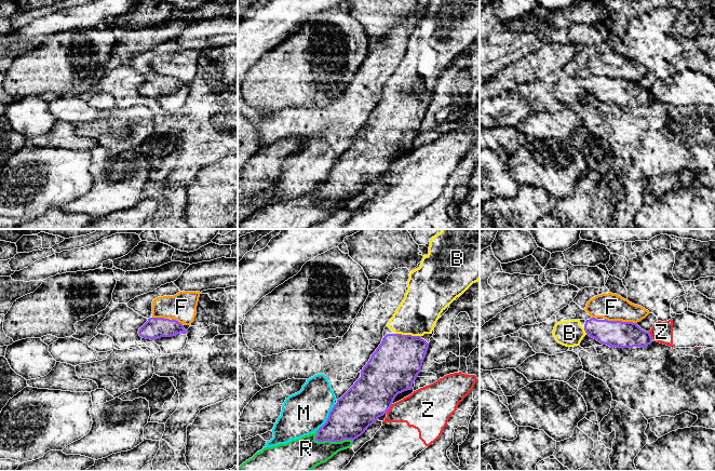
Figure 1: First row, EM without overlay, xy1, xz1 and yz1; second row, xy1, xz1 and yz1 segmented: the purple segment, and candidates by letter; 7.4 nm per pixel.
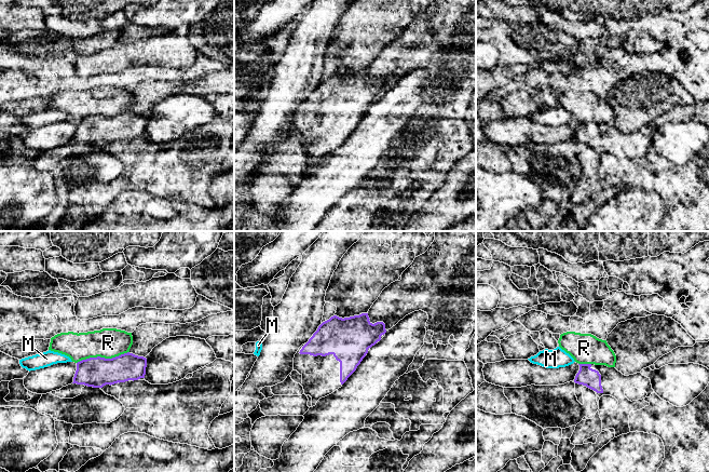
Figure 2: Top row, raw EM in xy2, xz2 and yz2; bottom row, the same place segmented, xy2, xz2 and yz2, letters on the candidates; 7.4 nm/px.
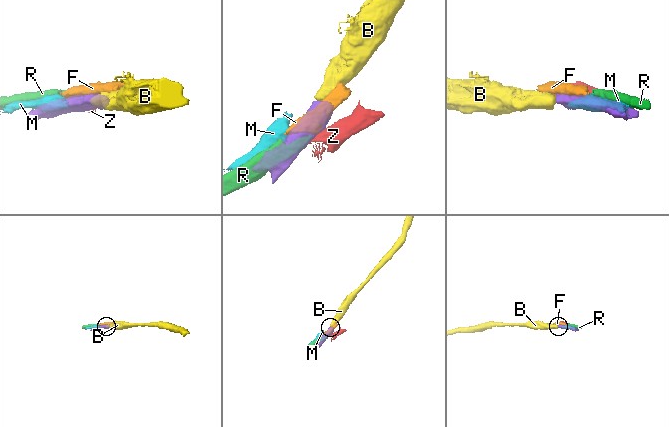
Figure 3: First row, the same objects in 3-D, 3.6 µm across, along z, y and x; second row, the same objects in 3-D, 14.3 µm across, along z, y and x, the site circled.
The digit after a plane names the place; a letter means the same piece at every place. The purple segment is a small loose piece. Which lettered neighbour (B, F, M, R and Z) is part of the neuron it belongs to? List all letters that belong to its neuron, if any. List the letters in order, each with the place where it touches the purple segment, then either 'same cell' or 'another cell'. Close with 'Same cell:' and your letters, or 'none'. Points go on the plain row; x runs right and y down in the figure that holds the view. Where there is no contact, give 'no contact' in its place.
B: xz1 (407, 93) | same cell
F: yz1 (621, 79) | another cell
M: xz1 (328, 175) | another cell
R: xy2 (103, 116) | another cell
Z: xz1 (389, 166) | another cell
Same cell: B

